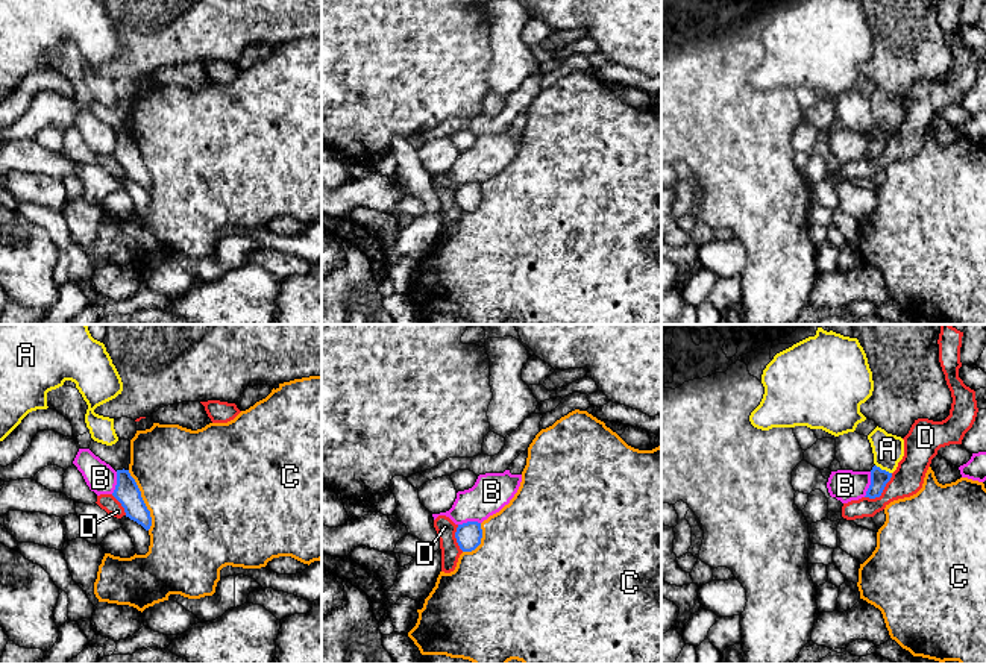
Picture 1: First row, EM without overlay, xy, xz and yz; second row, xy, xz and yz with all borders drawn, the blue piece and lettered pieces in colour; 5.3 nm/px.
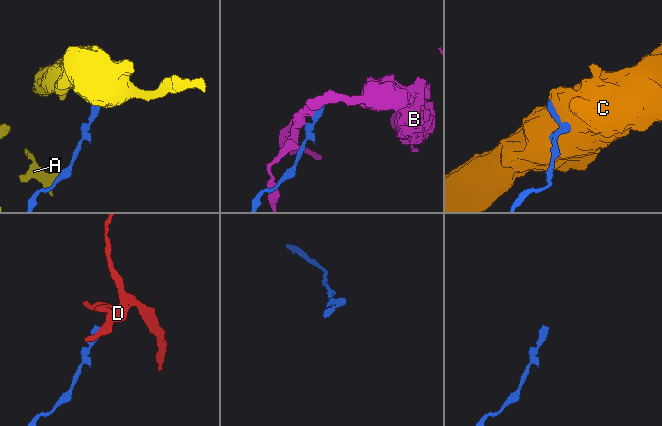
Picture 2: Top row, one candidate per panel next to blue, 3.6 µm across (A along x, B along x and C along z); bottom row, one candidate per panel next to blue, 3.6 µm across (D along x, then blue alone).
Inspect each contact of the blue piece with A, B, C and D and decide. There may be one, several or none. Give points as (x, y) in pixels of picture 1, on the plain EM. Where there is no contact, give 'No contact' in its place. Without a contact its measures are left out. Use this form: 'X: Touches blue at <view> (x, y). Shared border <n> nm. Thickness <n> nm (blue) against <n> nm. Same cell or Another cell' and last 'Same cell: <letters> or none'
A: Touches blue at yz (883, 131). Shared border 100 nm. Thickness 100 nm (blue) against 170 nm. Another cell
B: Touches blue at yz (871, 144). Shared border 140 nm. Thickness 100 nm (blue) against 170 nm. Another cell
C: Touches blue at xy (143, 161). Shared border 340 nm. Thickness 130 nm (blue) against 500 nm. Another cell
D: Touches blue at yz (882, 152). Shared border 200 nm. Thickness 100 nm (blue) against 170 nm. Another cell
Same cell: none

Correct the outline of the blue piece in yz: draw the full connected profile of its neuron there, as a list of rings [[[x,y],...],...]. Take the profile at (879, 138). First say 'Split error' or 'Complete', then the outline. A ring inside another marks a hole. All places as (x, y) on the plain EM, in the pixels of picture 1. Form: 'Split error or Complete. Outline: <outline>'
Complete. Outline: [[[874,126],[871,130],[871,146],[865,158],[869,158],[869,159],[880,158],[886,144],[890,141],[890,138],[892,138],[892,133]]]

